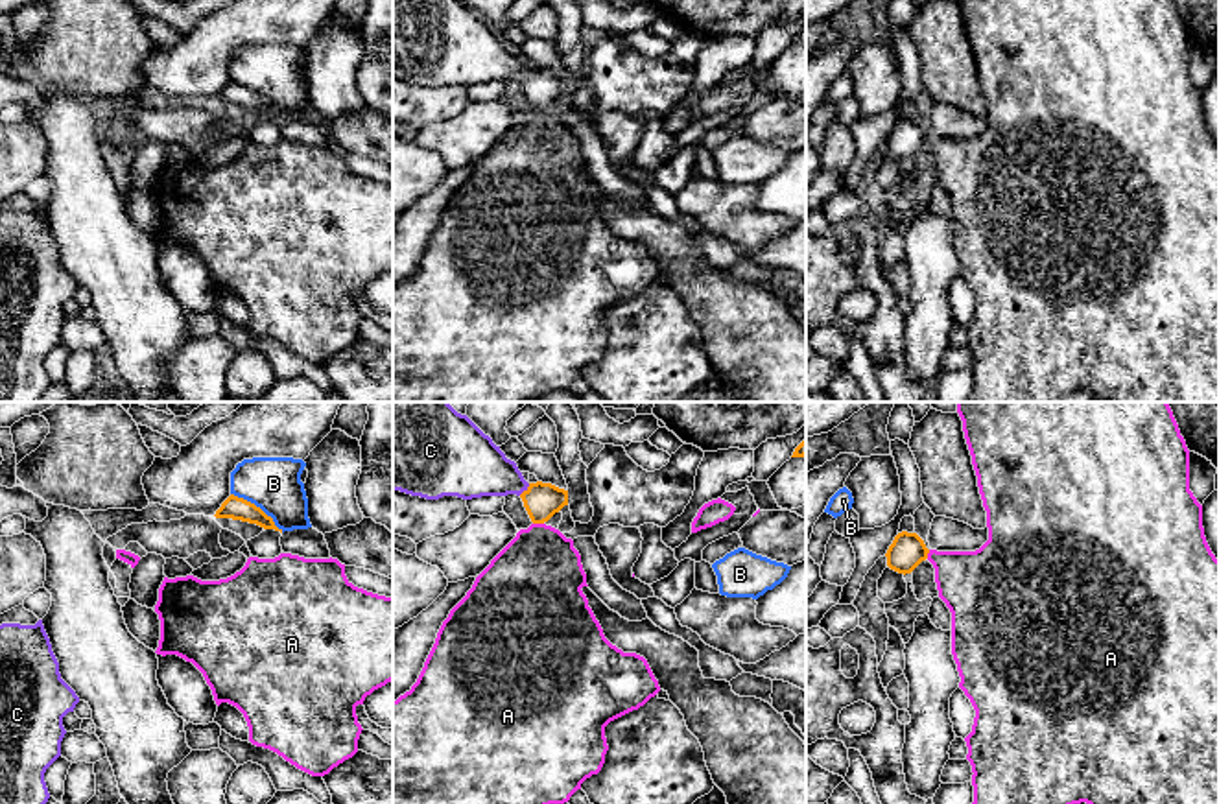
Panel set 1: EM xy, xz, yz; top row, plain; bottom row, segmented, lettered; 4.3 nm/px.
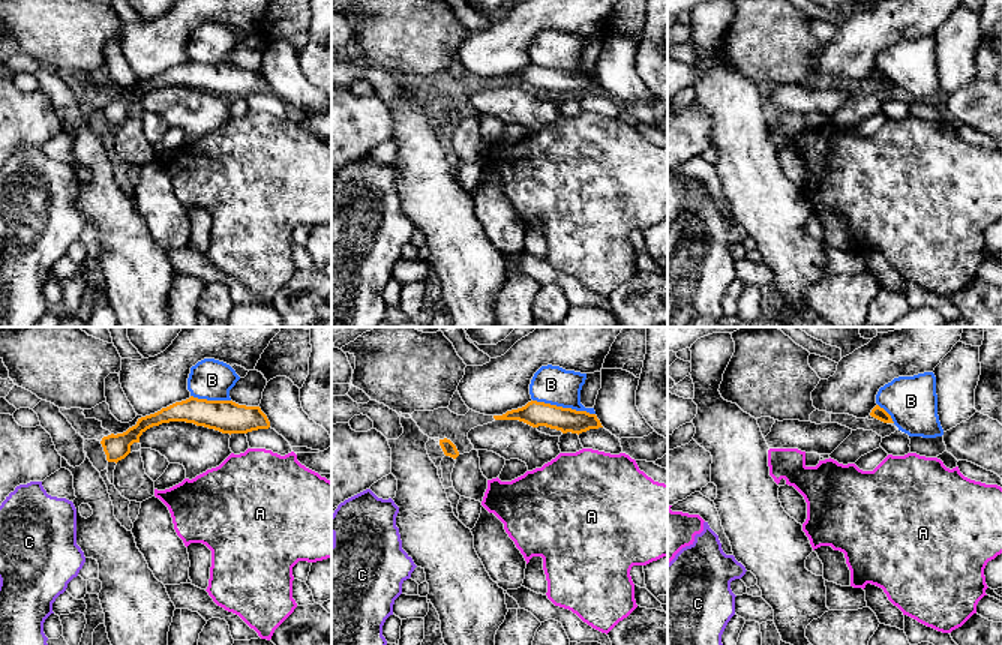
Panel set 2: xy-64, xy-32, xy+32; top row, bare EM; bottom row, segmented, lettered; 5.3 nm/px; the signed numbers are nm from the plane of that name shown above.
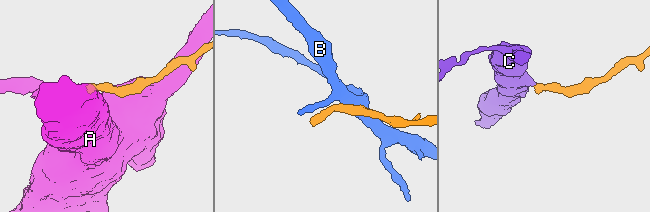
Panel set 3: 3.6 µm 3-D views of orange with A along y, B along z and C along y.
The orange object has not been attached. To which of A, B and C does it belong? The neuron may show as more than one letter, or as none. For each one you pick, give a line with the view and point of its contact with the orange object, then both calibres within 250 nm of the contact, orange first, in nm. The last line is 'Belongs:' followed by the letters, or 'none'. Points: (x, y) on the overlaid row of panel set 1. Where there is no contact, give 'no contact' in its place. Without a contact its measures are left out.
C: xz (524, 491) | 160/260 nm
Belongs: C

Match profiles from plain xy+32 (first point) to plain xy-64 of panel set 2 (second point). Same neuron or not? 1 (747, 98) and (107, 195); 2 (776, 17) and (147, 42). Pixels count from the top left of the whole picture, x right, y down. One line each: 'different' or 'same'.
1: same
2: different

